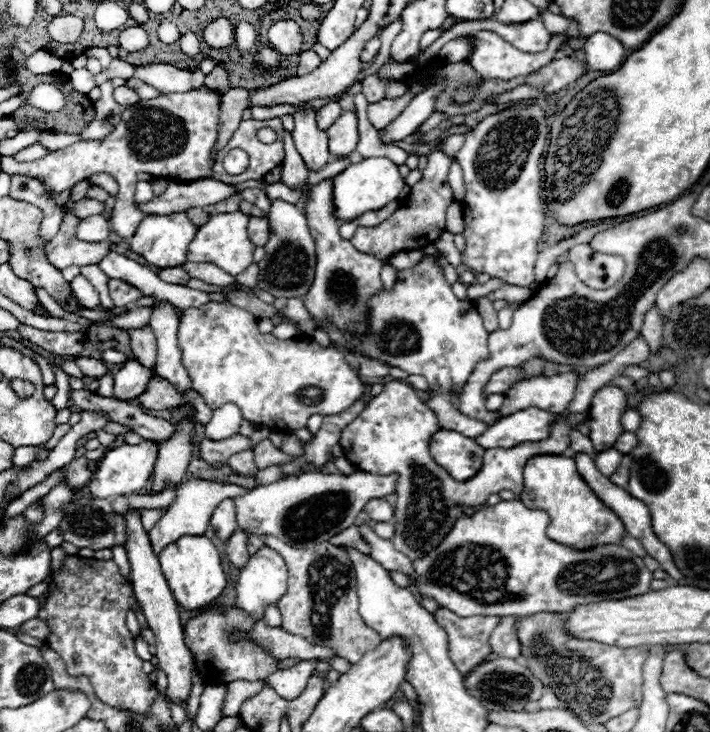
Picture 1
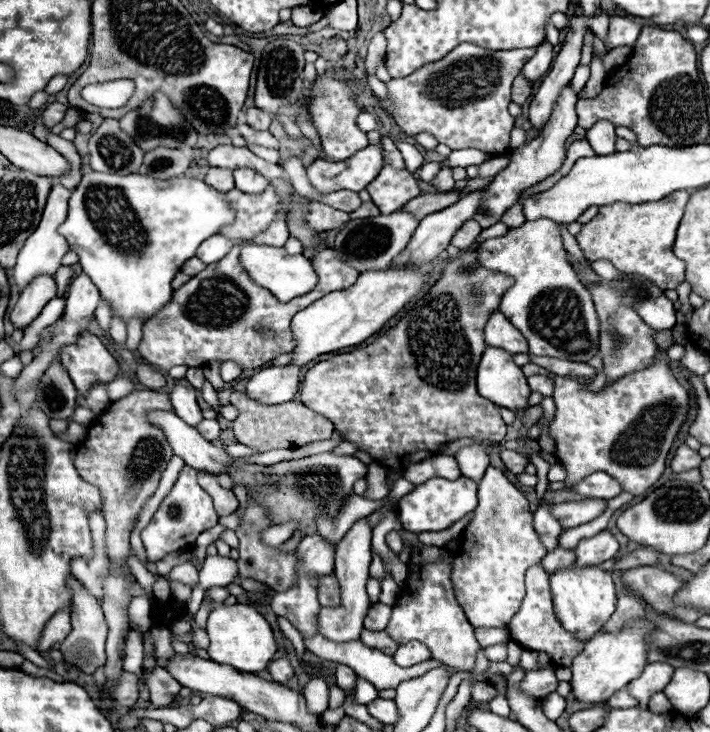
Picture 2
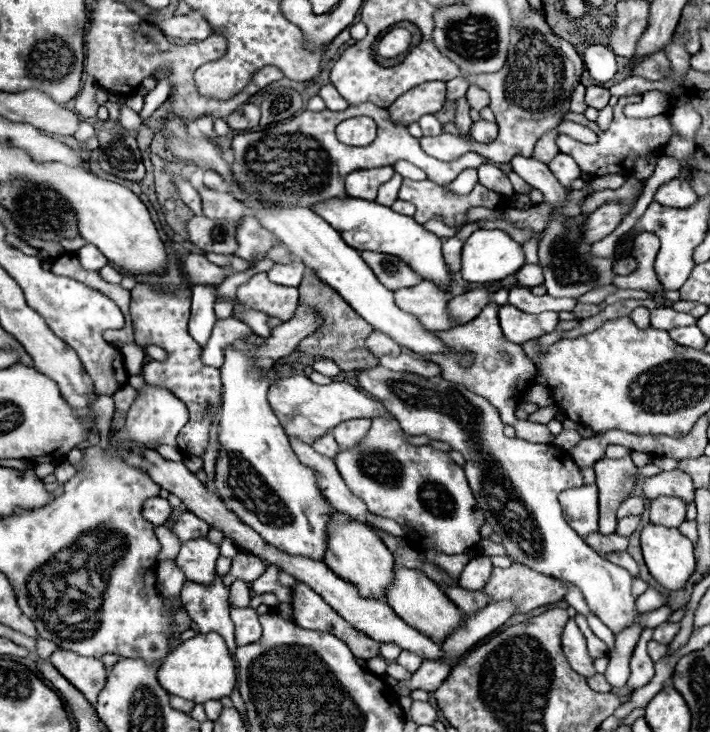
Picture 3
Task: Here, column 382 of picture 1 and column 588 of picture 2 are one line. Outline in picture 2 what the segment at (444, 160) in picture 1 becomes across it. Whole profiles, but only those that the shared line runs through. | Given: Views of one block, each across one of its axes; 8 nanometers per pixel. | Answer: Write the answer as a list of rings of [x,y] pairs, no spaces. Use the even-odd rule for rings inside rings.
[[[672,192],[672,196],[666,196],[664,200],[658,200],[658,202],[602,206],[590,222],[582,224],[582,230],[576,236],[576,240],[578,240],[584,256],[588,258],[588,262],[604,258],[604,260],[610,260],[624,274],[638,274],[638,276],[644,276],[648,280],[654,280],[654,284],[658,284],[658,288],[674,290],[680,284],[680,280],[684,280],[684,274],[686,274],[684,260],[676,258],[674,252],[672,252],[674,238],[676,238],[676,228],[680,224],[682,214],[684,214],[686,202],[688,202],[688,192]]]

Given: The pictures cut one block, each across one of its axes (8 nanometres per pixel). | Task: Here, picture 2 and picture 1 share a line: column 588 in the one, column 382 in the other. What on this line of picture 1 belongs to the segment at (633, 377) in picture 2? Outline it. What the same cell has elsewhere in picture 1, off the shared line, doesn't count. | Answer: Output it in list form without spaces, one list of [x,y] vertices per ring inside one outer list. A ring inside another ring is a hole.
[[[386,382],[384,390],[370,402],[366,412],[358,416],[352,424],[342,430],[340,446],[348,462],[354,468],[370,474],[396,474],[398,480],[398,502],[396,502],[396,532],[394,546],[398,552],[416,560],[436,548],[442,542],[442,536],[450,532],[462,506],[484,506],[490,494],[500,490],[512,490],[520,494],[524,488],[524,466],[532,456],[544,452],[566,454],[570,448],[570,424],[566,418],[560,418],[550,424],[550,436],[542,442],[520,444],[518,448],[486,450],[482,476],[472,478],[472,488],[466,488],[466,482],[456,482],[442,466],[438,466],[428,450],[430,436],[440,430],[436,414],[418,398],[416,390],[406,382]]]

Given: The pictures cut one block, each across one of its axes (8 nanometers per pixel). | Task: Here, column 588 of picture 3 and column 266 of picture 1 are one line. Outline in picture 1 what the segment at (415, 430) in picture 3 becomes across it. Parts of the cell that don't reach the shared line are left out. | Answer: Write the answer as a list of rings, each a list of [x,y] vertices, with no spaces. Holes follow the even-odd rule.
[[[270,548],[258,550],[240,570],[236,582],[236,608],[242,608],[254,622],[264,616],[270,604],[278,604],[286,592],[288,570],[276,552]]]

